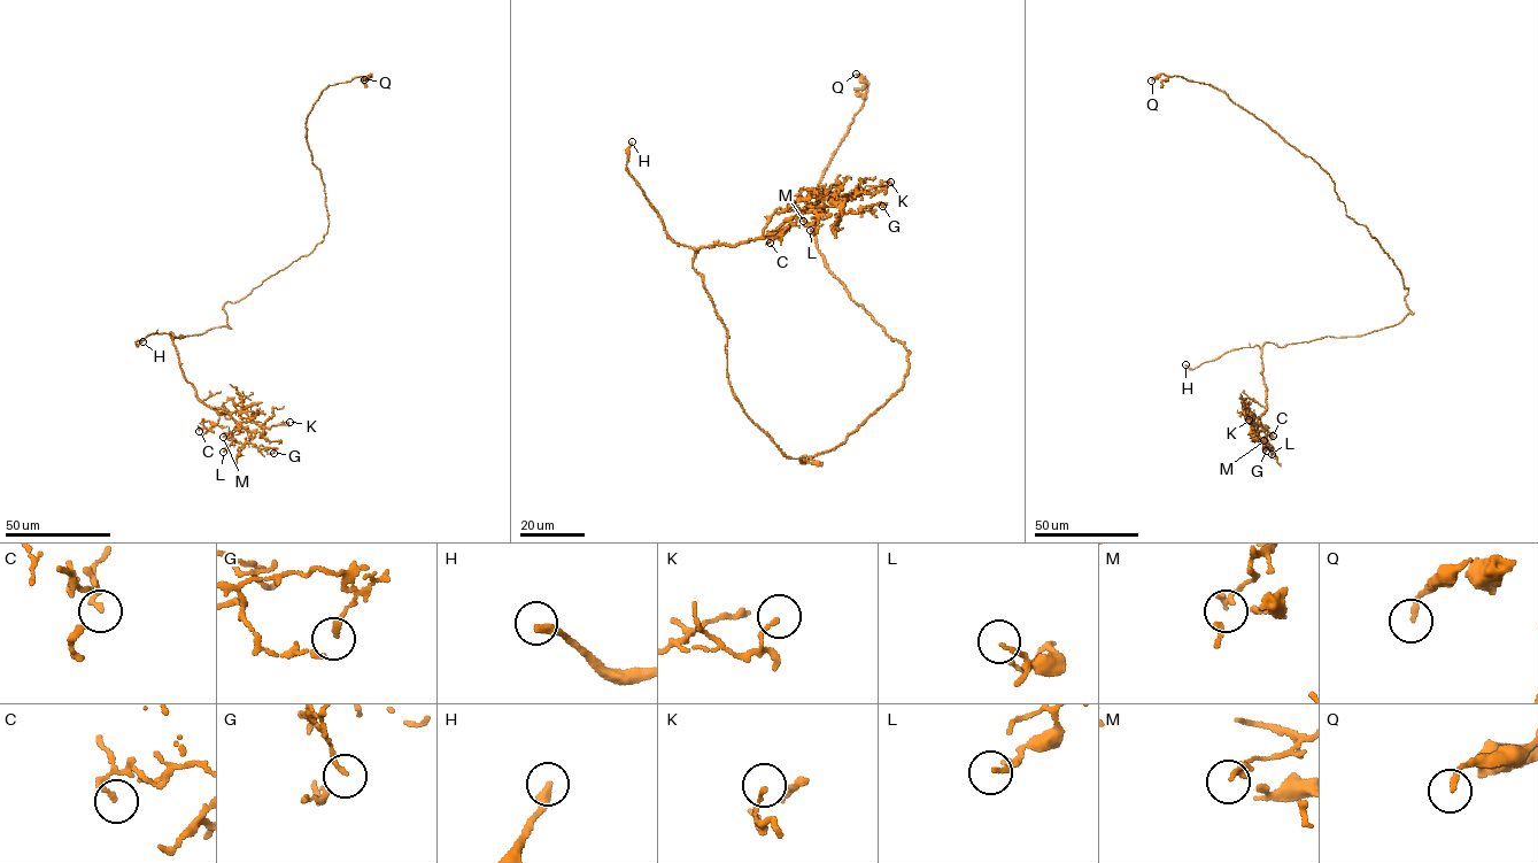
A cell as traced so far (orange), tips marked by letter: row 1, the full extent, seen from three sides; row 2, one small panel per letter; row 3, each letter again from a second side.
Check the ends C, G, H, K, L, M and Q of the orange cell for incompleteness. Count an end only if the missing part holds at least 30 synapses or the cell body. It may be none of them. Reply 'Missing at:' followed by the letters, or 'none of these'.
Missing at: H

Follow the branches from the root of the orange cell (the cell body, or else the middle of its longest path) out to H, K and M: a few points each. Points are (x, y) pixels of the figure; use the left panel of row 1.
H: (242, 299), (224, 305), (226, 326), (172, 339), (170, 332), (171, 338), (153, 333), (136, 343), (143, 341)
K: (242, 299), (224, 305), (226, 326), (172, 339), (169, 332), (183, 377), (201, 401), (250, 431), (290, 422)
M: (242, 299), (224, 305), (226, 326), (172, 339), (169, 332), (183, 377), (195, 395), (239, 424), (223, 437)

